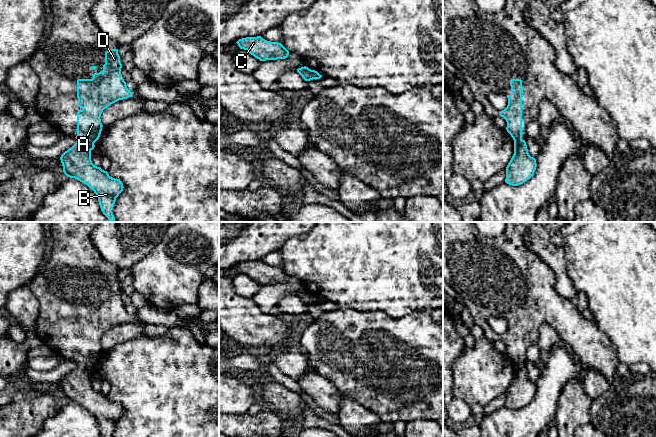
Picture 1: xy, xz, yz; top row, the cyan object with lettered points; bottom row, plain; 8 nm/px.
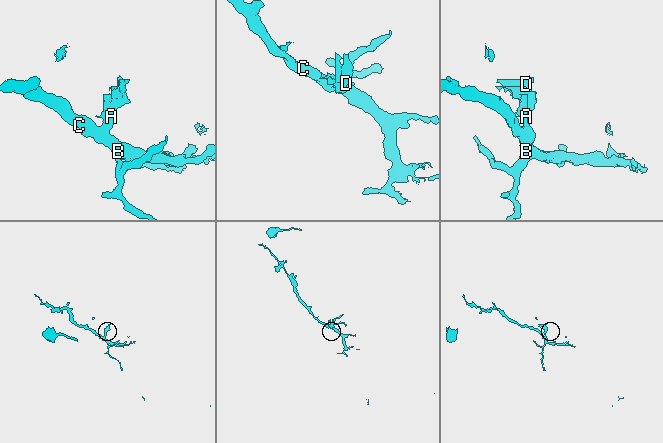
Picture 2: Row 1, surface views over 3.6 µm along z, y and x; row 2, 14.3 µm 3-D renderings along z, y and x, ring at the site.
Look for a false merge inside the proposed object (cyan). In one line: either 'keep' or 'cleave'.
cleave

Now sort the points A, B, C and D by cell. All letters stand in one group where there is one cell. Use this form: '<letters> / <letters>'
A D / B C

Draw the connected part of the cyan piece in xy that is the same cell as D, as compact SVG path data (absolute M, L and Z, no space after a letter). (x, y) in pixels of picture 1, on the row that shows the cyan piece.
M110 49L105 52L105 64L102 72L94 73L92 79L77 80L77 106L81 108L77 112L77 136L75 137L77 140L85 140L94 144L102 131L103 125L100 117L103 110L119 100L133 96L133 92L127 88L121 75L121 68L118 49Z

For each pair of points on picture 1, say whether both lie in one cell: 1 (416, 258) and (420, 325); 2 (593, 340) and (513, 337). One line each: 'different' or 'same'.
1: different
2: same

